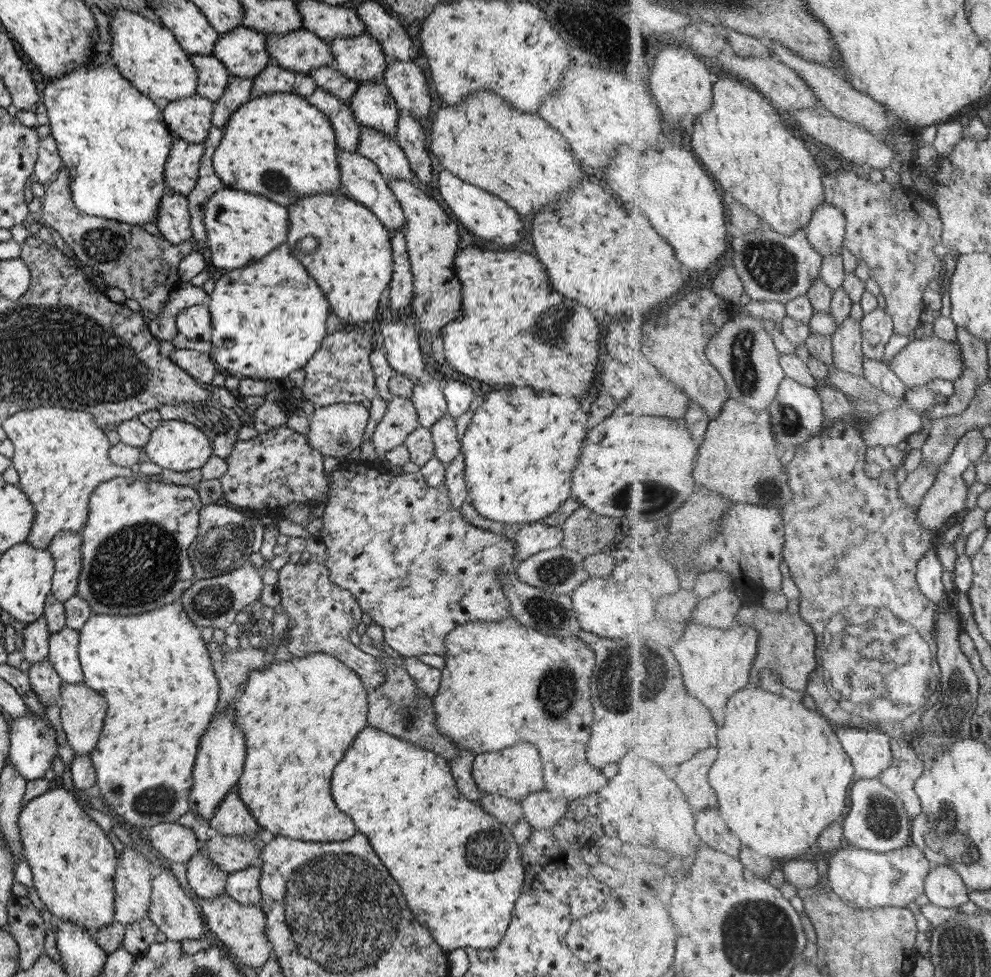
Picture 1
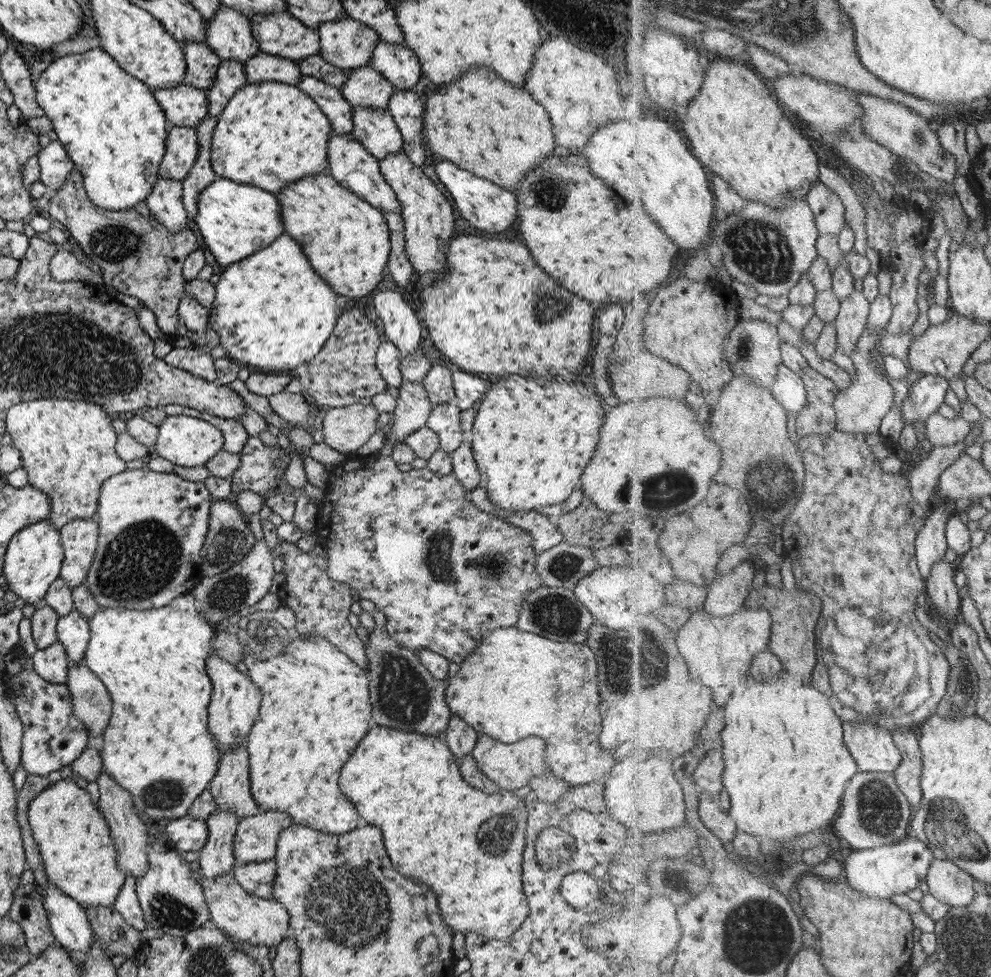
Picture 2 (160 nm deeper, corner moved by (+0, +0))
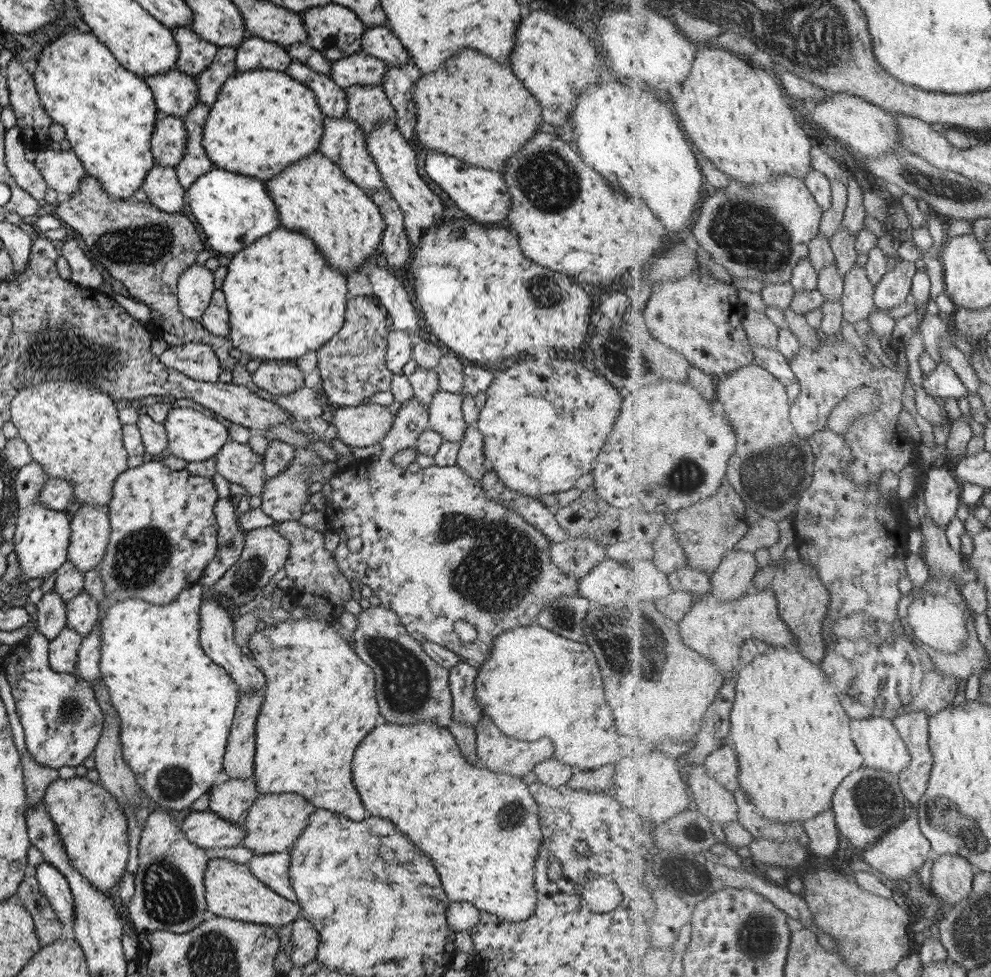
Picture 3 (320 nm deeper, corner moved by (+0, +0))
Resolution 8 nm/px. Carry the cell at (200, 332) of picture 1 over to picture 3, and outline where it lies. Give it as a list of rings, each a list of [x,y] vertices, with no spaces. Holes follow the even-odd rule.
[[[191,263],[176,282],[179,312],[187,319],[198,320],[213,291],[213,273],[202,264]]]

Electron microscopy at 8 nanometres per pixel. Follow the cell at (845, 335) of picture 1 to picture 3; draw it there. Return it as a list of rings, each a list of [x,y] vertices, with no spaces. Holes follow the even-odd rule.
[[[855,264],[844,278],[844,293],[841,298],[844,319],[853,324],[877,310],[875,291],[876,286],[870,281],[866,267]]]

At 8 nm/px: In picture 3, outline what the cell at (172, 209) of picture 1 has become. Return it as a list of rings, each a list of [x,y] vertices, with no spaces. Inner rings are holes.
[[[153,164],[140,187],[154,207],[163,212],[181,213],[185,190],[177,181],[175,168]]]

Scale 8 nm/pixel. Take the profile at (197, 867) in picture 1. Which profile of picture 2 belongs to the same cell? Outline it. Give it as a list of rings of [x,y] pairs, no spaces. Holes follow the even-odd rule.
[[[216,808],[204,821],[207,825],[207,842],[197,852],[198,860],[196,860],[193,868],[196,871],[196,876],[200,878],[200,880],[213,880],[213,878],[217,878],[217,876],[227,874],[235,867],[231,850],[233,848],[232,842],[234,832],[236,831],[236,826],[239,820],[235,813],[232,813],[227,809]]]

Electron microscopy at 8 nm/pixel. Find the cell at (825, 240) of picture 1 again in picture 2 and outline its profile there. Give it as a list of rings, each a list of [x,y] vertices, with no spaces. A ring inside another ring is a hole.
[[[819,181],[811,188],[807,202],[815,213],[815,220],[818,224],[820,234],[839,235],[845,222],[845,206],[841,198]]]

